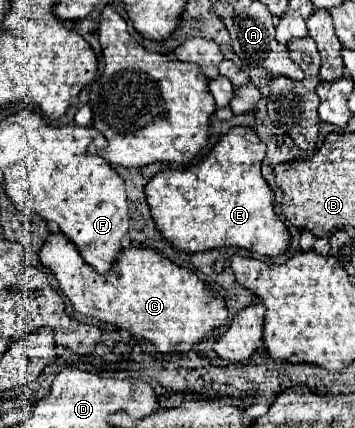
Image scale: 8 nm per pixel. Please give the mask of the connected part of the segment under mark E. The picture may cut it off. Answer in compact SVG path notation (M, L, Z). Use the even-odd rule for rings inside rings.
M250 127L224 133L212 151L188 169L162 169L146 185L152 219L162 237L180 251L196 253L218 247L242 247L276 257L290 247L290 233L274 213L274 193L260 173L266 145Z

